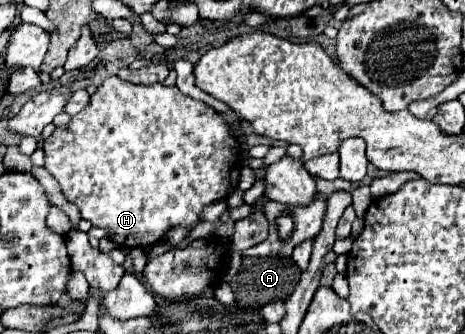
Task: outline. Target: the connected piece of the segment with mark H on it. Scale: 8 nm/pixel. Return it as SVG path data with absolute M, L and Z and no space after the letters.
M118 76L106 78L104 84L92 94L90 106L84 108L80 114L76 114L68 126L64 126L58 132L54 132L44 142L42 150L46 154L46 170L60 182L64 196L80 208L84 220L90 220L92 226L104 228L108 232L108 236L118 246L122 246L122 248L146 248L146 246L156 244L160 238L166 236L168 230L172 230L176 226L196 226L196 224L200 224L200 212L202 212L202 208L206 204L216 202L216 200L228 198L238 188L240 170L242 170L242 152L240 152L240 146L238 146L236 138L230 134L228 126L224 124L224 116L222 114L218 114L216 110L212 110L208 104L182 94L176 86L168 88L164 84L154 84L154 86L132 84L132 82L120 80Z

